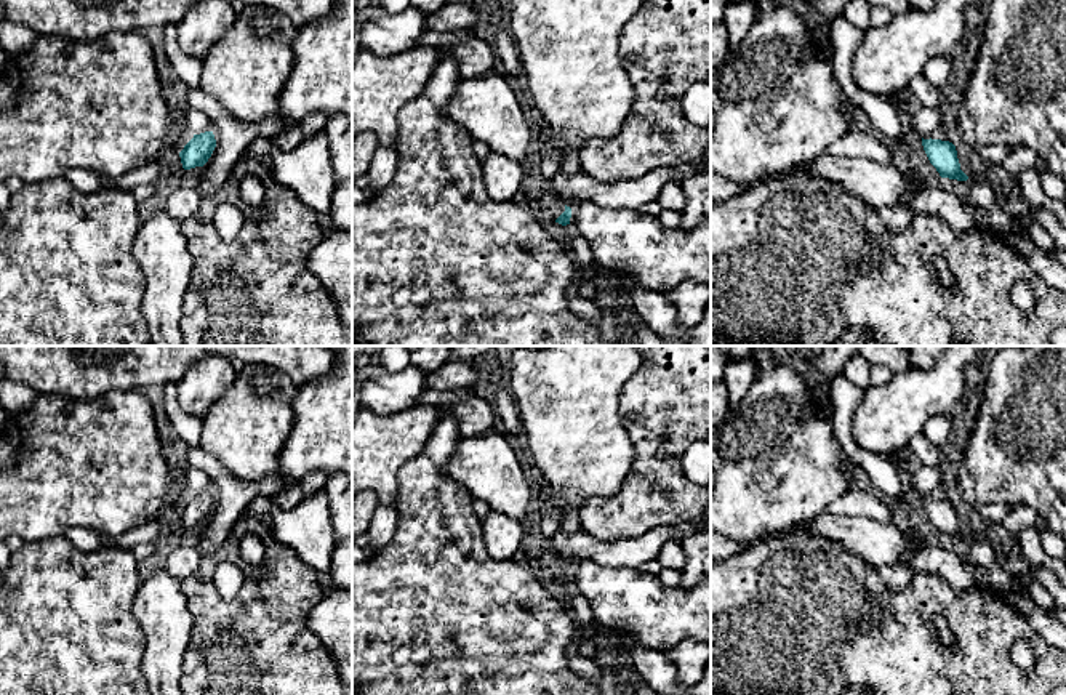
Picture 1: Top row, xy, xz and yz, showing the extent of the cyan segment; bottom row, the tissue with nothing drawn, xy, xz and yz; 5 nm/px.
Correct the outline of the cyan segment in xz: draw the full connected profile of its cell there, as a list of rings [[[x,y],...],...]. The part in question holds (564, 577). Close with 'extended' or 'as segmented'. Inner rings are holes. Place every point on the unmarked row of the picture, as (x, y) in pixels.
[[[711,504],[701,519],[667,527],[658,527],[642,536],[613,543],[600,541],[584,530],[563,533],[559,530],[549,541],[555,556],[565,564],[565,570],[555,581],[567,585],[571,576],[571,565],[583,560],[594,560],[605,567],[639,568],[643,562],[658,557],[667,541],[682,543],[688,536],[711,527]]]; extended

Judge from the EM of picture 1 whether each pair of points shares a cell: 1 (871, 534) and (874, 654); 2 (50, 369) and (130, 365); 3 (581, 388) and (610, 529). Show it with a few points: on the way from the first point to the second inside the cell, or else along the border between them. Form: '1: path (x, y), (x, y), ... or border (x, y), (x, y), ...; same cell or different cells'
1: border (841, 545), (877, 569); different cells
2: path (69, 369), (111, 365); same cell
3: border (629, 470), (615, 494), (581, 505), (581, 527); different cells

